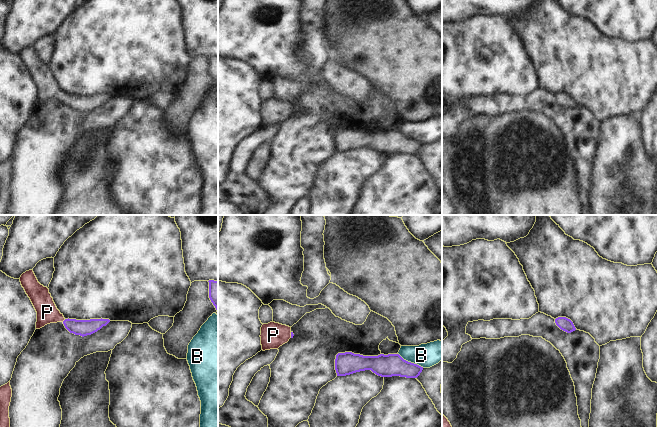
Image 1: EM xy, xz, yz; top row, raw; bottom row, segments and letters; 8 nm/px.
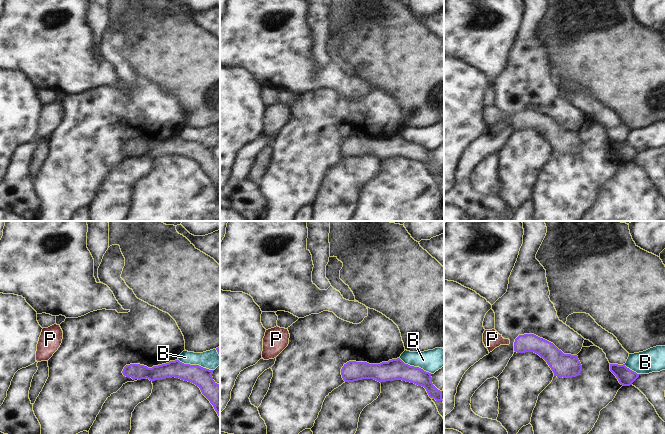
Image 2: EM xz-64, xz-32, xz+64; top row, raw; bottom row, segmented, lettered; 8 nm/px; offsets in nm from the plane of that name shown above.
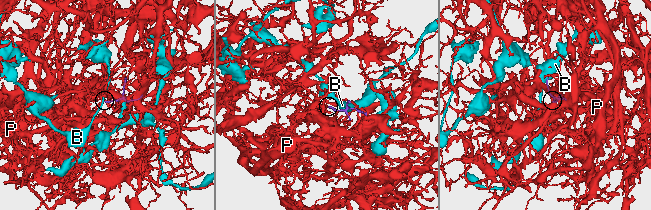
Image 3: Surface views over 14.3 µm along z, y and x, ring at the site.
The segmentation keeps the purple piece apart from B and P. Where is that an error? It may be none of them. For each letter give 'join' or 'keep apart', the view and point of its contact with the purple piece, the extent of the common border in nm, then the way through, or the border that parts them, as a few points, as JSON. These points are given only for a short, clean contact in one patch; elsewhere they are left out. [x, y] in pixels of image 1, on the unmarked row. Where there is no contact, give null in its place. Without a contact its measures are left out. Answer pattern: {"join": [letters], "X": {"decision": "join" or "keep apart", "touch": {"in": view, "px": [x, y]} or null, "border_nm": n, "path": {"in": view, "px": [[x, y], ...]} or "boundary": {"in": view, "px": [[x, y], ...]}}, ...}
{"join": ["P"], "B": {"decision": "keep apart", "touch": {"in": "xz", "px": [410, 138]}, "border_nm": 240}, "P": {"decision": "join", "touch": {"in": "xy", "px": [64, 96]}, "border_nm": 40, "path": {"in": "xy", "px": [[83, 104], [73, 102], [64, 96], [47, 88]]}}}

